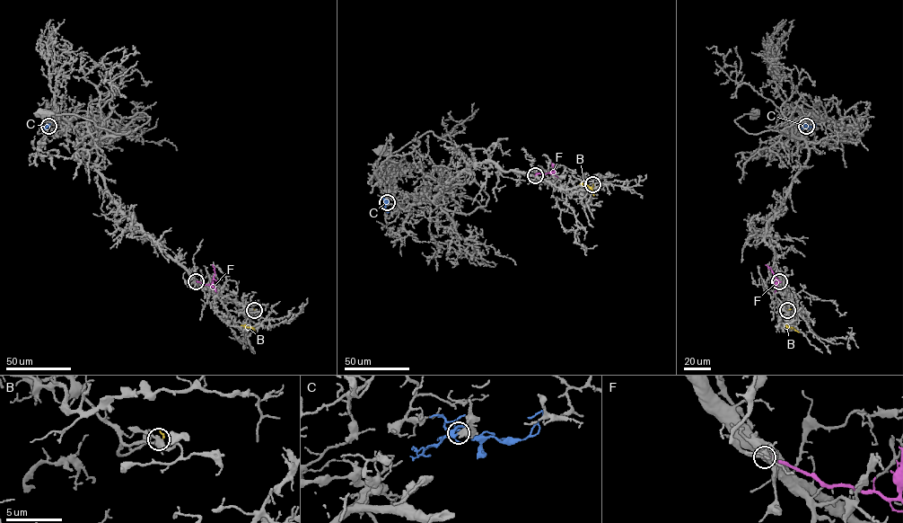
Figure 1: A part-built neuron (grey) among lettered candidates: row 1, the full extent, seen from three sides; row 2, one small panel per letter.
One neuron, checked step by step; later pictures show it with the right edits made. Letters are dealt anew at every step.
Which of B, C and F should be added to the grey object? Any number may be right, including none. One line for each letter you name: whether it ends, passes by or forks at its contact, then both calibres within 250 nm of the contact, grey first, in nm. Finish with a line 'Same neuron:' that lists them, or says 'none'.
C: it forks there; 550 nm thick on the grey side, 180 nm on the other
Same neuron: C

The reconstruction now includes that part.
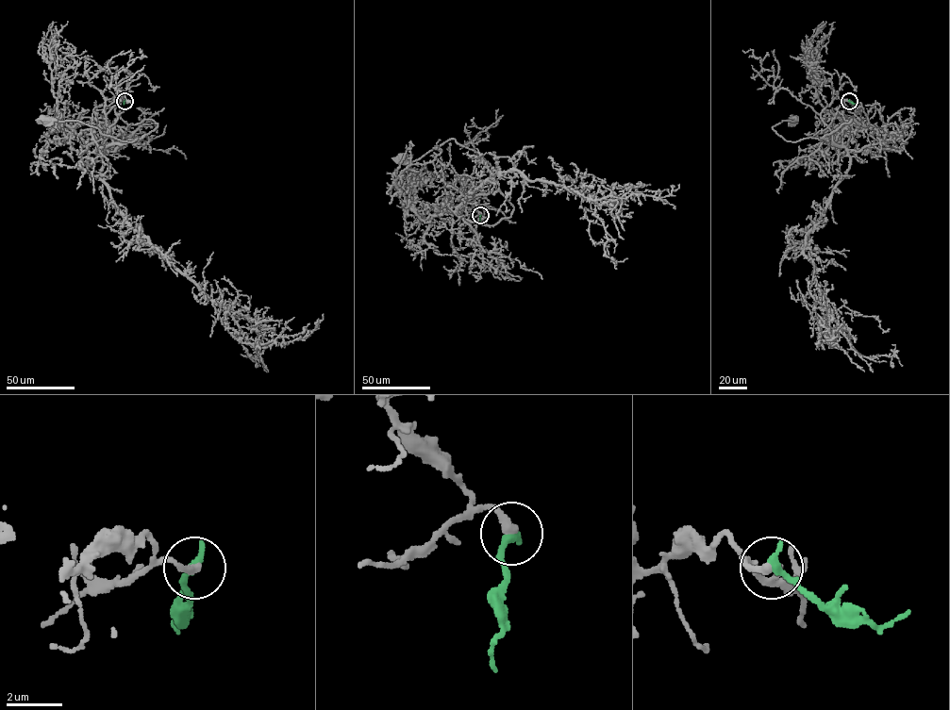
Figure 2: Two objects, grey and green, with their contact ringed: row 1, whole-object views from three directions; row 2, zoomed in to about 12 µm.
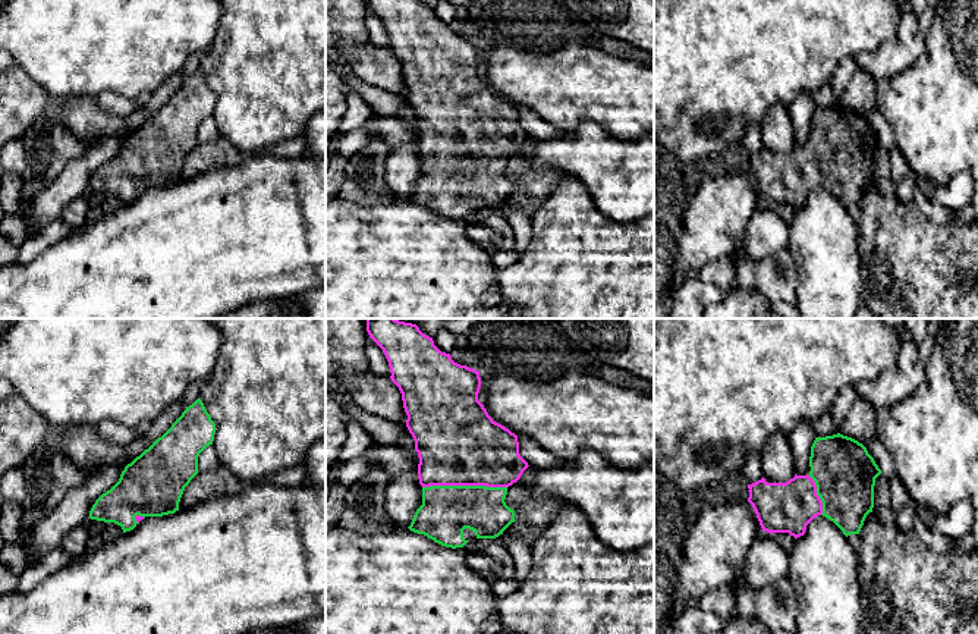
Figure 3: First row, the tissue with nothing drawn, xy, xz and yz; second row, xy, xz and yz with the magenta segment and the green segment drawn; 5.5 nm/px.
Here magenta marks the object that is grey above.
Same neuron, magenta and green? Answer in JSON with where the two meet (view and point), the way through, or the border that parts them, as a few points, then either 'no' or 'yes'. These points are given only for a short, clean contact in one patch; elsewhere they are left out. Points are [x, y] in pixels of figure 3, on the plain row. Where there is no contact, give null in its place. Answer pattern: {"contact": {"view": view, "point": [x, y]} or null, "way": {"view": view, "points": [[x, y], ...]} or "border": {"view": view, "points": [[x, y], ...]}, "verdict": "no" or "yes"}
{"contact": {"view": "xz", "point": [464, 156]}, "verdict": "yes"}

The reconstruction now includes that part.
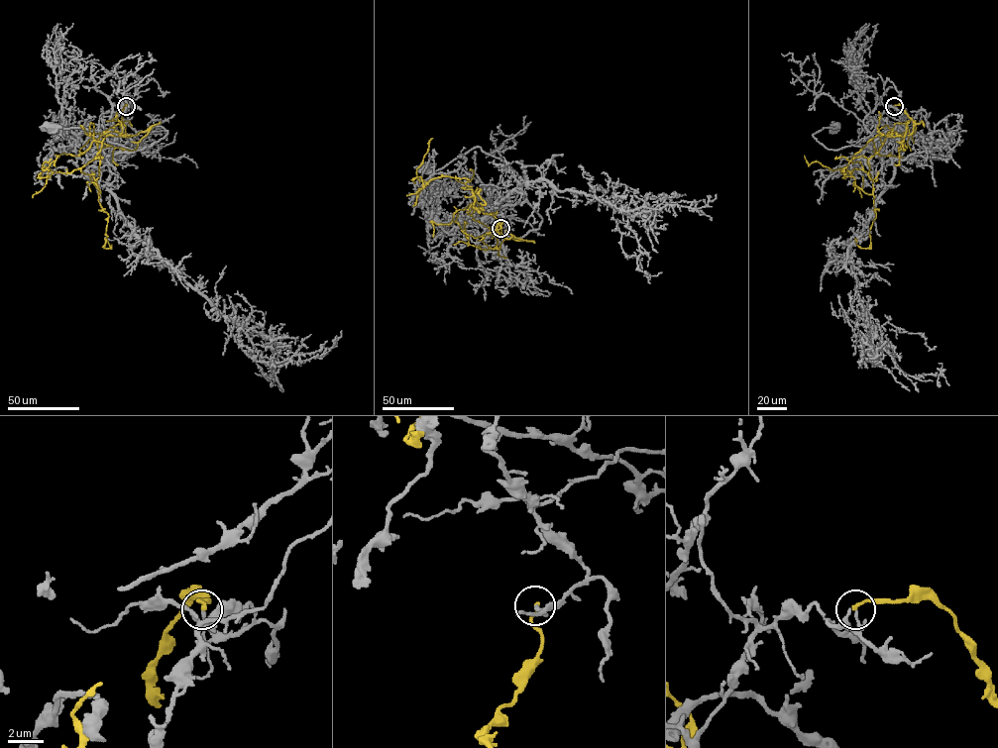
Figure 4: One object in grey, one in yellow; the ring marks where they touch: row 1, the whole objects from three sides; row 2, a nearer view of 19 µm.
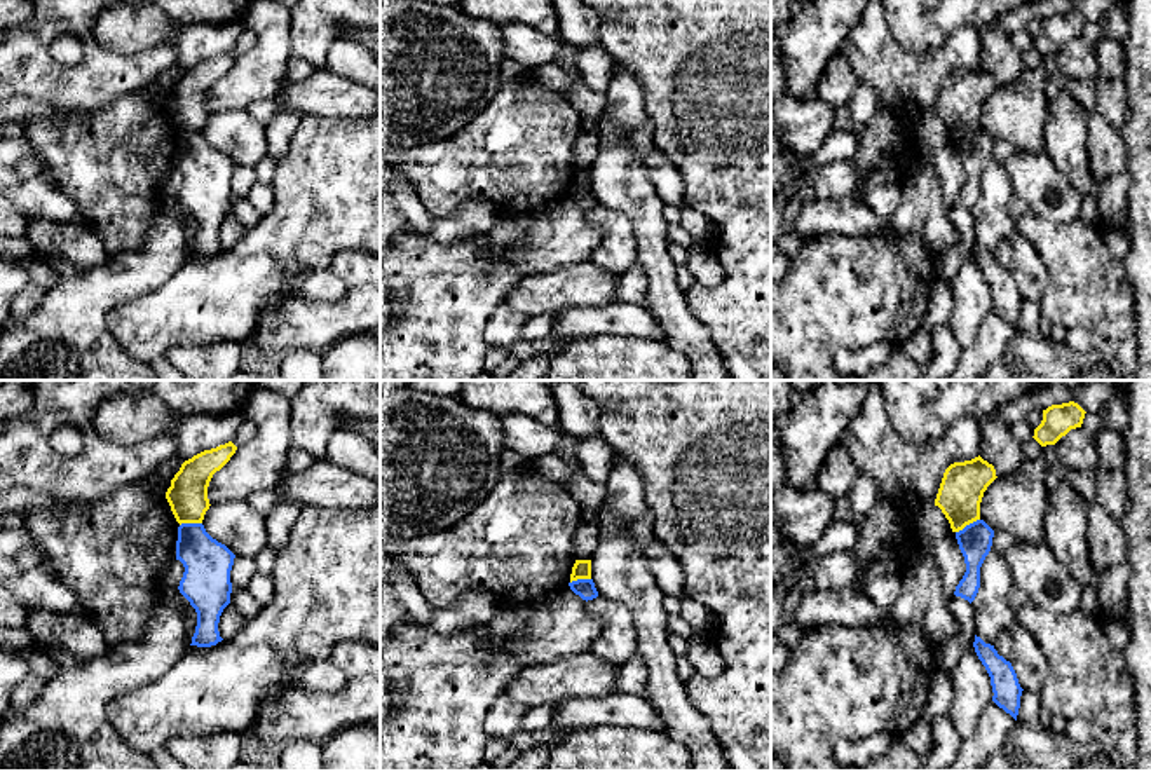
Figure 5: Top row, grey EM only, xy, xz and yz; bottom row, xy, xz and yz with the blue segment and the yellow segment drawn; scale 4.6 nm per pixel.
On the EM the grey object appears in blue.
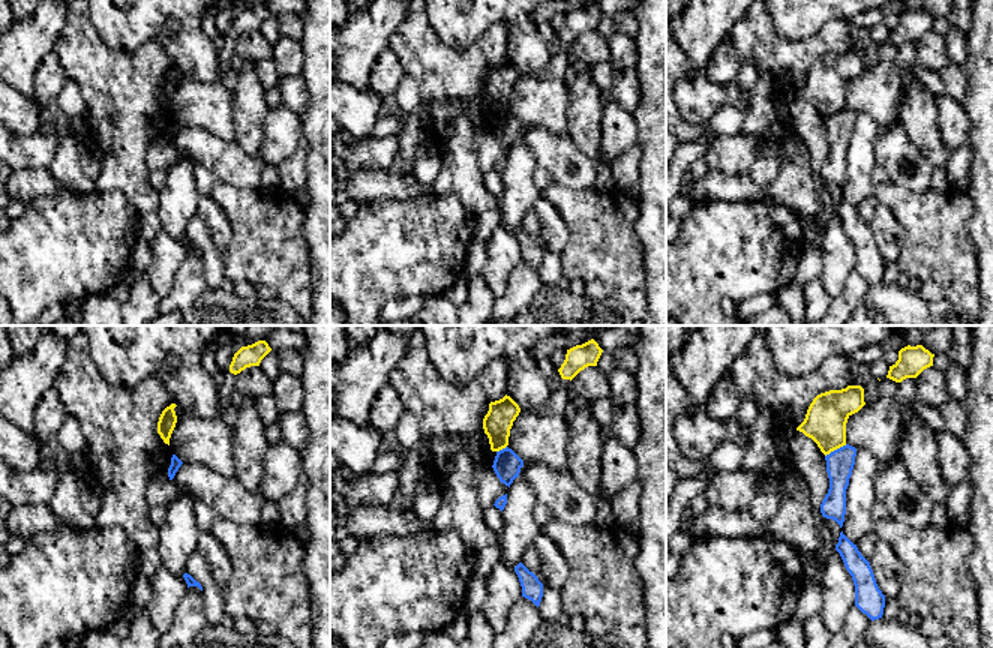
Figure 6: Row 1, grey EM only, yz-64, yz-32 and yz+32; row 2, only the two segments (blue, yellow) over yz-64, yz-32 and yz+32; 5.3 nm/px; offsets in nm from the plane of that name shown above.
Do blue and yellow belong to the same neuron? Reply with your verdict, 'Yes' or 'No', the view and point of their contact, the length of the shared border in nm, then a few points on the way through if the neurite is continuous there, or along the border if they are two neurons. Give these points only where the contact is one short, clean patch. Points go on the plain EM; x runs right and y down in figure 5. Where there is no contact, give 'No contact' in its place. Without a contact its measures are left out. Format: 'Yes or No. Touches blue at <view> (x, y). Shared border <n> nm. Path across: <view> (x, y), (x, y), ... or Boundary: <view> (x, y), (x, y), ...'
No. Touches blue at yz (967, 135). Shared border 130 nm. Boundary: yz (979, 128), (956, 142)

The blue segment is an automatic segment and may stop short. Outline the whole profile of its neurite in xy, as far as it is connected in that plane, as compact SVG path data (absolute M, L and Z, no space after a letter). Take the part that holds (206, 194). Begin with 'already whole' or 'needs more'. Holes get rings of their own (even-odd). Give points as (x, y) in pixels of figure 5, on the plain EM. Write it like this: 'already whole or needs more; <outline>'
already whole; M202 133L178 136L176 169L185 176L178 199L197 222L190 255L211 256L223 249L218 232L230 213L234 167L235 164L213 148Z

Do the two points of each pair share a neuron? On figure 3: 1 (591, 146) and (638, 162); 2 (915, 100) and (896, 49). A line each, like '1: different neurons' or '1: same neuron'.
1: same neuron
2: different neurons

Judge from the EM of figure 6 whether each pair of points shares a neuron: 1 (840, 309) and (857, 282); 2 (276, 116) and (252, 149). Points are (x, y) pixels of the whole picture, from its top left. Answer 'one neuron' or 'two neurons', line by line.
1: one neuron
2: two neurons

